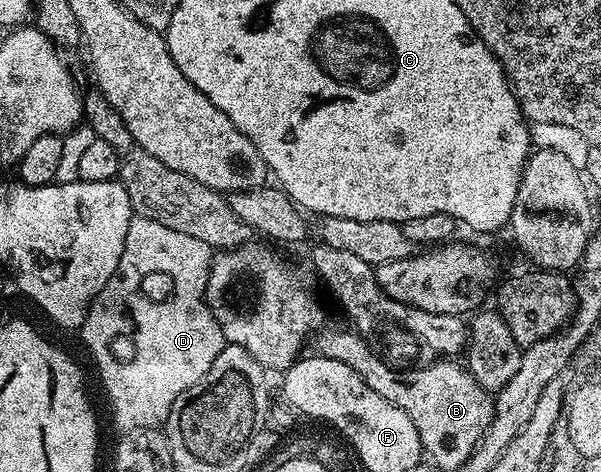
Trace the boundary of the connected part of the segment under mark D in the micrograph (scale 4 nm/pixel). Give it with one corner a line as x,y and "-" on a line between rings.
132,215
121,262
91,303
81,329
83,340
99,367
119,430
166,425
173,402
177,402
193,382
198,382
209,366
213,366
213,358
221,354
225,346
223,331
207,305
207,279
212,259
213,250
201,242
201,238
189,238
189,234
169,230
169,226
161,226
161,222

